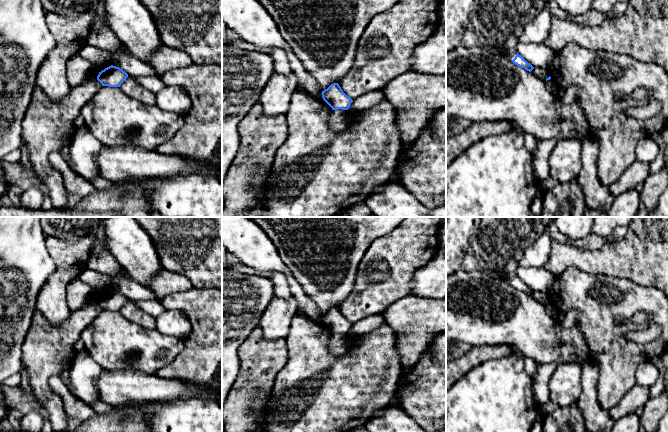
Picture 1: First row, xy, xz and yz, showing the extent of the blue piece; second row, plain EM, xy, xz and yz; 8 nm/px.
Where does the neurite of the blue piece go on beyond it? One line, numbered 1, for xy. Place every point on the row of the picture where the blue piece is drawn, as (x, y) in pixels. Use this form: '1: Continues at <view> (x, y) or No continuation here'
1: No continuation here

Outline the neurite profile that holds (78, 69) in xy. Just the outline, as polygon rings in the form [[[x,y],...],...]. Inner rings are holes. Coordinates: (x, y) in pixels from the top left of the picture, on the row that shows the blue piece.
[[[79,53],[69,58],[66,64],[66,76],[71,88],[89,81],[94,72],[98,75],[105,68],[100,68],[83,58]]]

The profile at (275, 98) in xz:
[[[274,73],[260,93],[259,102],[265,116],[286,115],[293,92],[298,86],[297,75]]]

